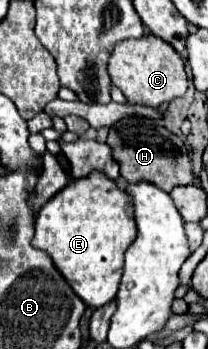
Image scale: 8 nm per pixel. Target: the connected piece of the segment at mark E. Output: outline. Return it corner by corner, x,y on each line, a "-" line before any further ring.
102,171
76,179
58,191
36,215
36,235
32,245
46,251
56,269
66,277
74,293
88,307
102,307
116,297
124,253
136,239
132,197

